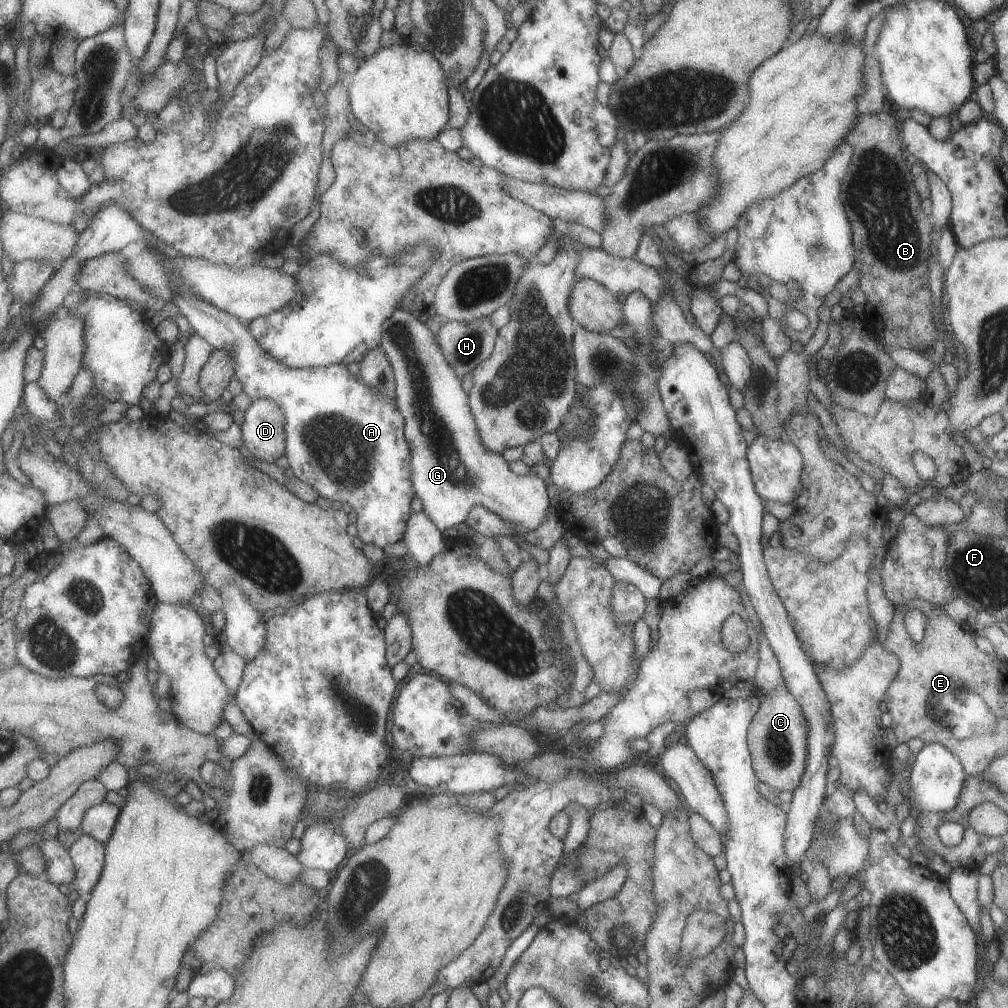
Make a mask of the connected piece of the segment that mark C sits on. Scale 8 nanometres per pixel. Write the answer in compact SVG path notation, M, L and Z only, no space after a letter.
M782 686L767 695L759 694L760 704L747 729L746 743L751 766L759 783L766 784L785 798L797 786L806 761L806 722L791 693Z

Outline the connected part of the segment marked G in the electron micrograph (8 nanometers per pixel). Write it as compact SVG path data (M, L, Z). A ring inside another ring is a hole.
M403 308L395 309L394 313L386 320L384 324L382 334L382 349L387 353L390 358L392 365L394 366L394 373L396 376L396 399L398 400L399 408L402 410L404 417L406 418L406 437L408 438L411 445L412 464L414 466L414 487L416 494L423 504L423 510L432 518L432 521L439 527L441 532L449 530L449 528L456 527L461 522L466 523L466 520L470 516L470 512L478 506L486 506L489 510L496 512L501 518L517 523L525 528L526 531L537 530L545 520L547 520L547 510L551 508L551 496L547 496L547 480L539 478L539 476L519 475L515 474L509 463L501 453L496 453L486 447L486 444L482 440L478 424L472 408L470 407L470 393L467 394L467 390L463 388L463 382L459 378L458 372L454 366L448 361L440 342L438 341L437 335L431 332L431 328L426 326L421 320L417 320L413 313Z

